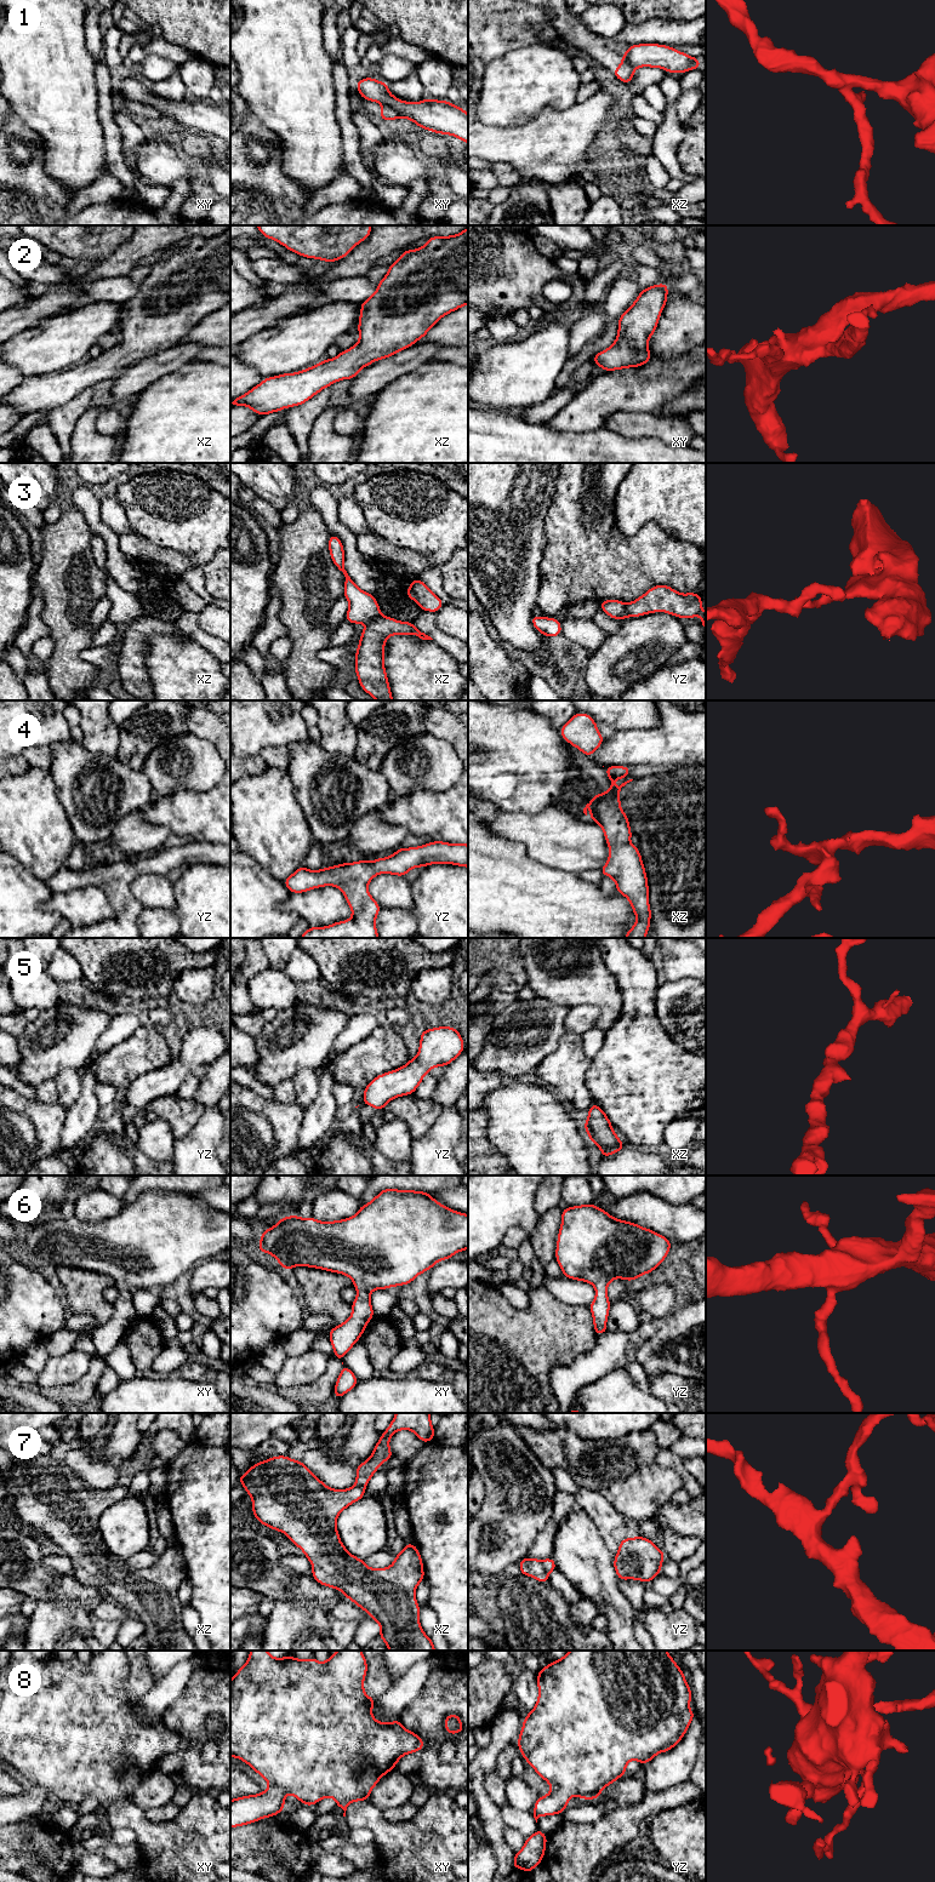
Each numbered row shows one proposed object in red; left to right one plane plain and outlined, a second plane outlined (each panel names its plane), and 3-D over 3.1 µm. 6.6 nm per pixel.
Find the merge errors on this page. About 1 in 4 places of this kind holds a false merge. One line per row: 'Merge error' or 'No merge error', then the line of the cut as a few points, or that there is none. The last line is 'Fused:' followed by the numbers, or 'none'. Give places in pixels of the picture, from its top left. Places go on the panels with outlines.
1: Merge error. Split along xy (382, 104), (389, 106), (400, 116)
2: No merge error. No split
3: Merge error. Split along xz (380, 613), (366, 623)
4: No merge error. No split
5: No merge error. No split
6: No merge error. No split
7: No merge error. No split
8: No merge error. No split
Fused: 1, 3

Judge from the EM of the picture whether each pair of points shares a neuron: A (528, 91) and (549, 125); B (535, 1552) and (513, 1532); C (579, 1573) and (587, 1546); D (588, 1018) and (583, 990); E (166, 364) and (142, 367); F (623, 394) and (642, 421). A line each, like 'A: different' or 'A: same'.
A: different
B: different
C: same
D: different
E: same
F: different

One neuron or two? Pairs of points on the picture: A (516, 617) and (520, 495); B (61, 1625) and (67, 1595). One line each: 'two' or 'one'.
A: one
B: two

